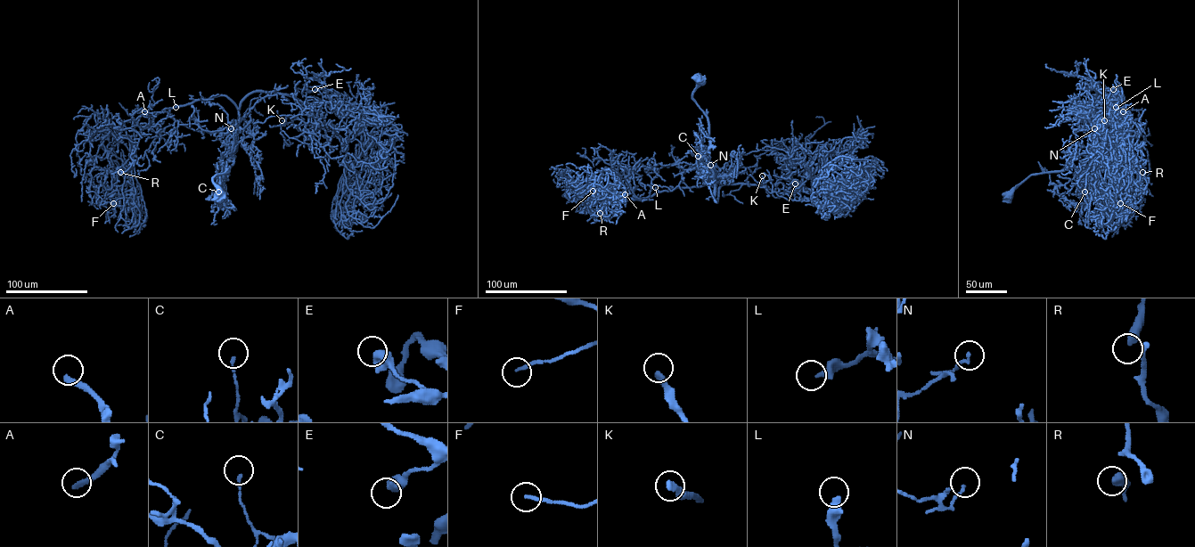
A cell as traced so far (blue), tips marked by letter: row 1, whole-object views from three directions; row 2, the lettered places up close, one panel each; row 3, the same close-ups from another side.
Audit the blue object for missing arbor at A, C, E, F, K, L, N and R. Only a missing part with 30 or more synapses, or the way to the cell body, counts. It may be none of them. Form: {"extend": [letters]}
{"extend": ["A", "K", "L"]}

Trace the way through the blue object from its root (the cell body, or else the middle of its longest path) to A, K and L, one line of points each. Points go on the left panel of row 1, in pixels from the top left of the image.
A: (218, 196), (212, 178), (233, 164), (233, 138), (198, 124), (179, 125), (168, 109), (153, 118), (144, 111)
K: (218, 196), (212, 178), (233, 164), (241, 102), (254, 92), (272, 91), (305, 105), (291, 121), (282, 120)
L: (218, 196), (212, 178), (233, 164), (233, 138), (204, 131), (198, 124), (179, 125), (169, 110), (175, 107)

